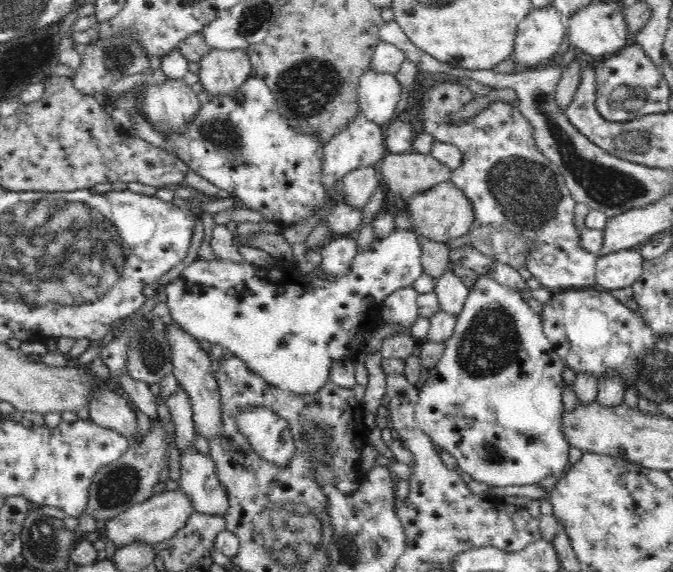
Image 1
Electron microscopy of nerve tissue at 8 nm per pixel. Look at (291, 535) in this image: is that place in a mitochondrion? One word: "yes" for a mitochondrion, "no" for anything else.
yes

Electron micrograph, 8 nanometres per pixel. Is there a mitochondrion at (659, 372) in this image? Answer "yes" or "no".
yes

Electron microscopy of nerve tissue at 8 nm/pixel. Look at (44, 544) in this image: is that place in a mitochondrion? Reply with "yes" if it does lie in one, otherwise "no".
yes

